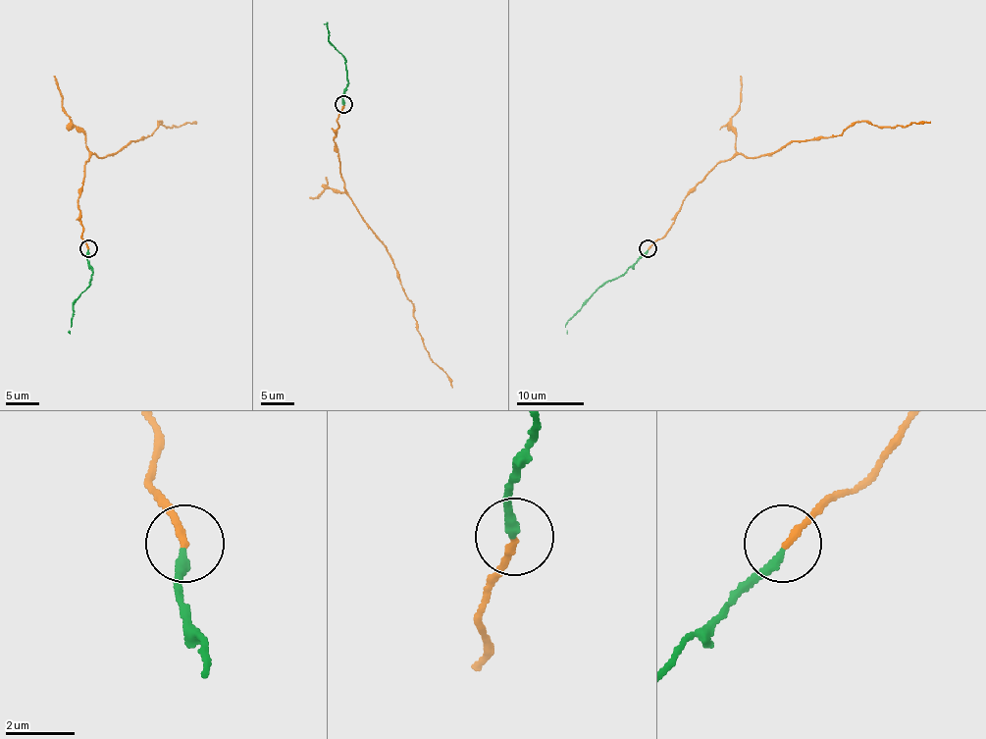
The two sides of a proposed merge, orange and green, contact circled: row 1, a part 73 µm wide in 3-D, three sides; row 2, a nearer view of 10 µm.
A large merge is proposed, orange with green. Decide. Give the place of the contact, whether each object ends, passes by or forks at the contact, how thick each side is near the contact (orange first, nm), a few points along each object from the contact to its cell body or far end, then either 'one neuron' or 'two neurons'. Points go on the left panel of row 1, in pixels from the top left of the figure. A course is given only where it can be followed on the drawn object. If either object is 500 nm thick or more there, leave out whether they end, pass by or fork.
at (88, 248); orange ends there; green ends there; 200 nm thick on the orange side, 260 nm on the other; orange runs (87, 249), (77, 197), (91, 155), (113, 155), (148, 136), (158, 122), (165, 127), (197, 124); green runs (87, 249), (93, 273), (89, 285), (73, 306), (70, 333); two neurons

